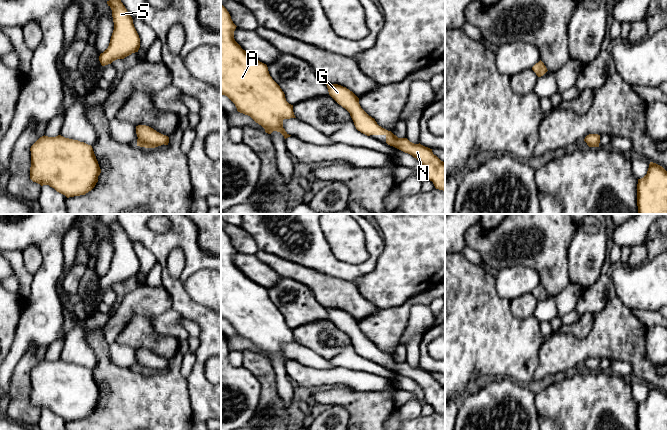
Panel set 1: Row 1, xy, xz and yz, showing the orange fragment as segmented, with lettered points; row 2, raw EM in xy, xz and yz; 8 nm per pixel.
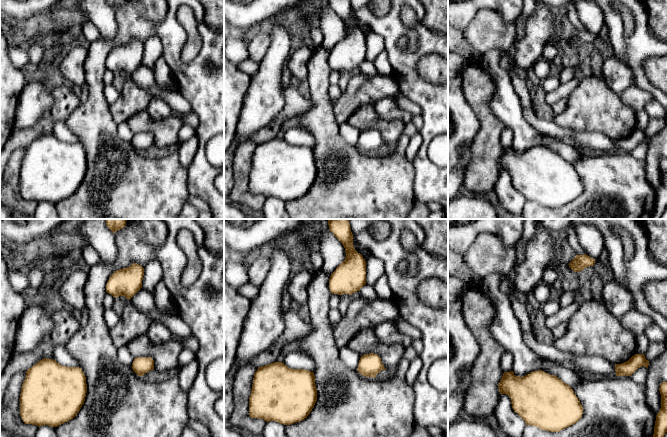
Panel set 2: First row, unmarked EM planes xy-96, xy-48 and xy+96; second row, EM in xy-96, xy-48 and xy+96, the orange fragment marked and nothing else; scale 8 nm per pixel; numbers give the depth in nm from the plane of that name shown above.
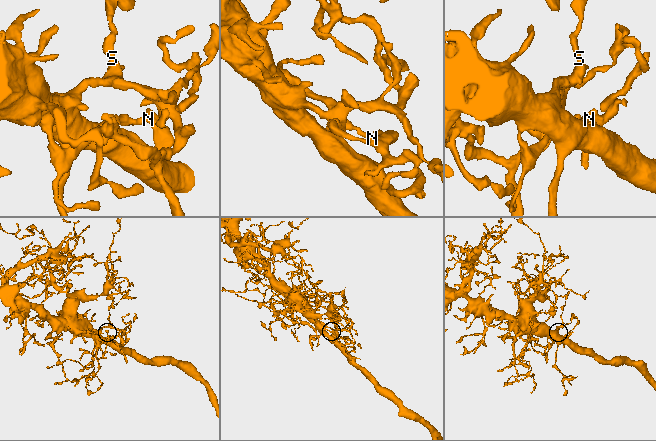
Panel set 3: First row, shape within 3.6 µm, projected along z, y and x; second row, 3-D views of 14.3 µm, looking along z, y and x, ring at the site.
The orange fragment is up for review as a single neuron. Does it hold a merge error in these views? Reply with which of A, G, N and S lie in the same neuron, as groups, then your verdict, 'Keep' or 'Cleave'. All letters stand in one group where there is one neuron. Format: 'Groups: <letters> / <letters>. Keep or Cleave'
Groups: A G N S. Keep

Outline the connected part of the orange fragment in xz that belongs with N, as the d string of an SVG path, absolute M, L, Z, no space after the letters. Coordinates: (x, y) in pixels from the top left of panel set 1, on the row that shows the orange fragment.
M326 84L329 95L349 113L358 131L370 135L385 135L386 143L416 158L424 168L424 178L433 182L436 189L445 191L445 162L433 154L432 149L414 144L407 138L398 138L377 124L360 106L359 98L338 84Z

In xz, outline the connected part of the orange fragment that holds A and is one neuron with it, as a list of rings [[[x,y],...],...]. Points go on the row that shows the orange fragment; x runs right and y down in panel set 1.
[[[221,4],[221,94],[227,96],[237,111],[250,116],[265,132],[280,132],[284,138],[289,135],[283,128],[283,120],[296,118],[293,105],[286,101],[280,86],[272,79],[266,64],[247,53],[234,39],[236,25],[227,9]]]

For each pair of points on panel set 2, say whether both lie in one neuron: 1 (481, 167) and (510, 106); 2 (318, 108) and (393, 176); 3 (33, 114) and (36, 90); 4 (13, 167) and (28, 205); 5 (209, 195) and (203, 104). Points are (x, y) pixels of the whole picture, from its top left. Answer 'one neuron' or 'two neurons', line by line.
1: two neurons
2: one neuron
3: one neuron
4: one neuron
5: one neuron

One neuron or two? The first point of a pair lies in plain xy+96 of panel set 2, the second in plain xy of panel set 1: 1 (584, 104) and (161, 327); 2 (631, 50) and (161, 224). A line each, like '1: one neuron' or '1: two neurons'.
1: two neurons
2: two neurons

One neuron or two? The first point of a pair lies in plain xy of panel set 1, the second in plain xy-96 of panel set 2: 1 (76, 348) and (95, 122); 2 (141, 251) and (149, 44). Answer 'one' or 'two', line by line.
1: two
2: one

